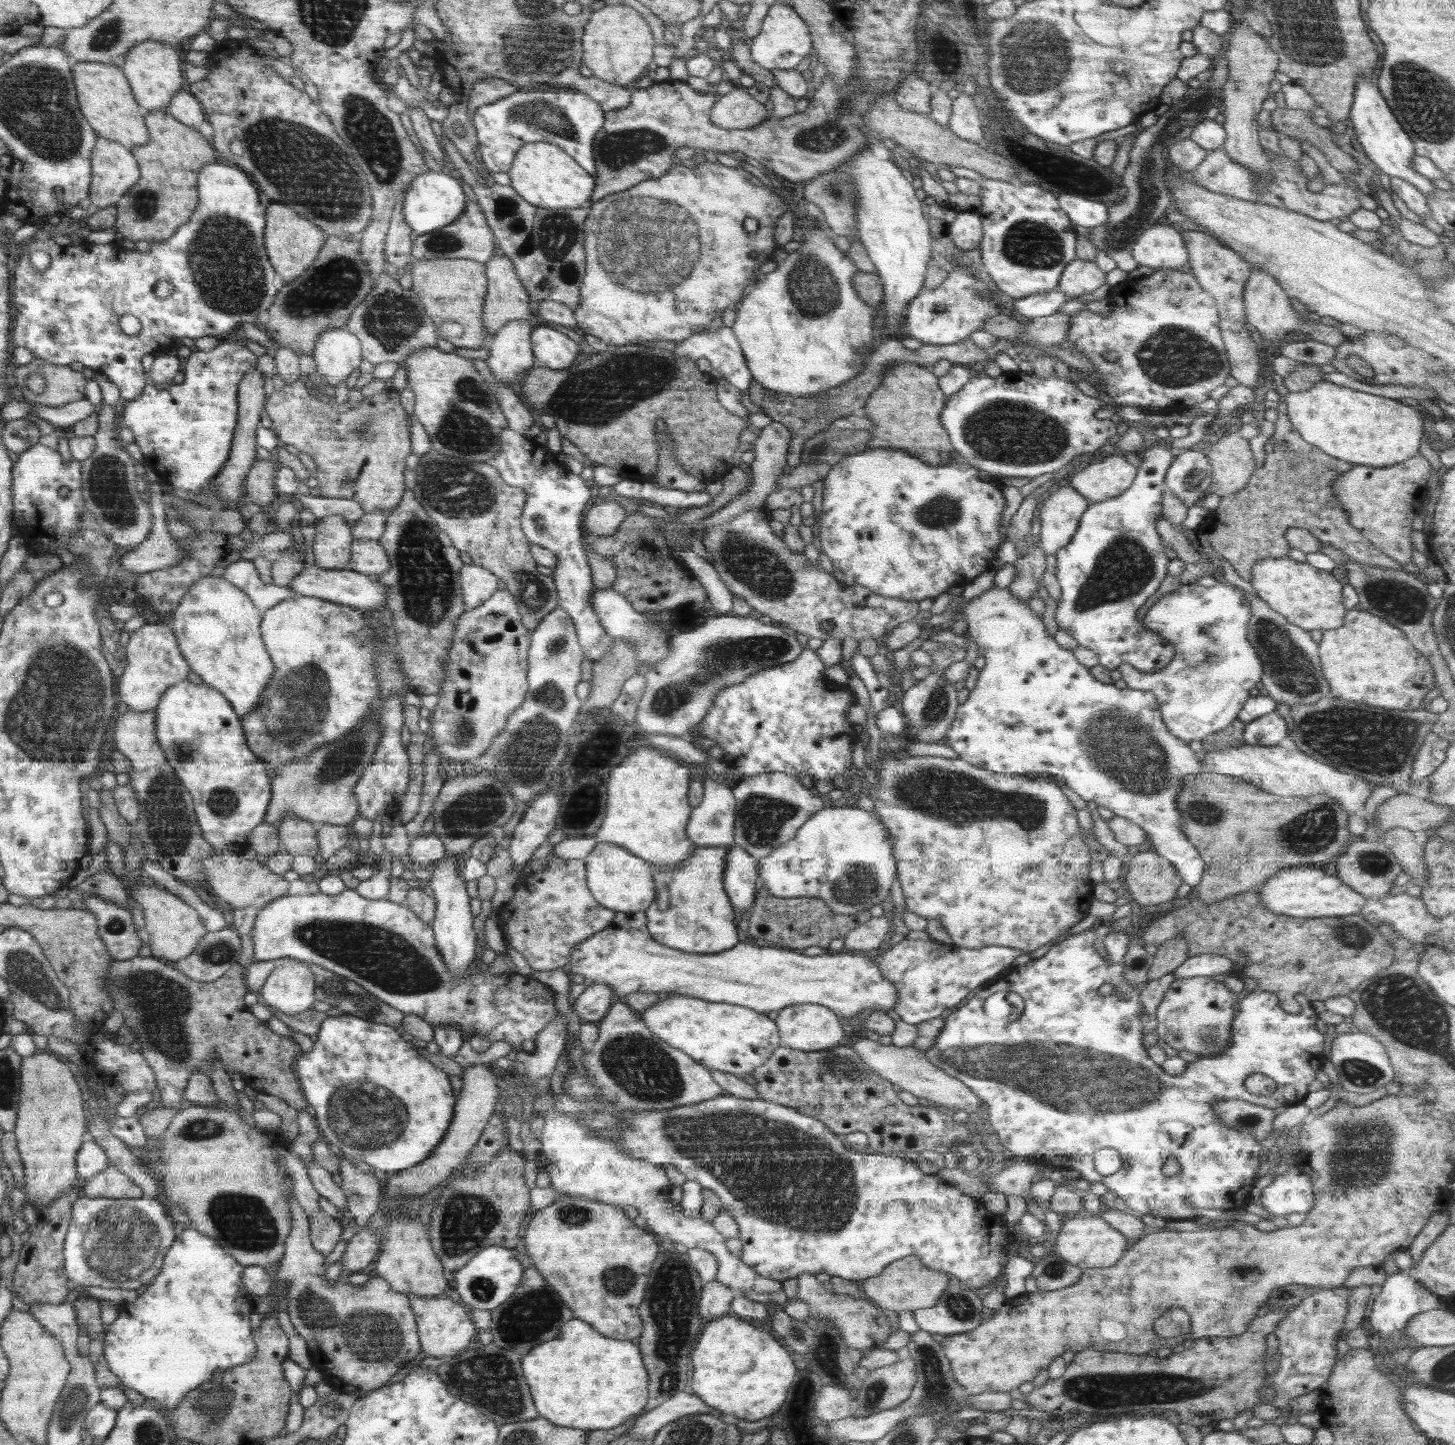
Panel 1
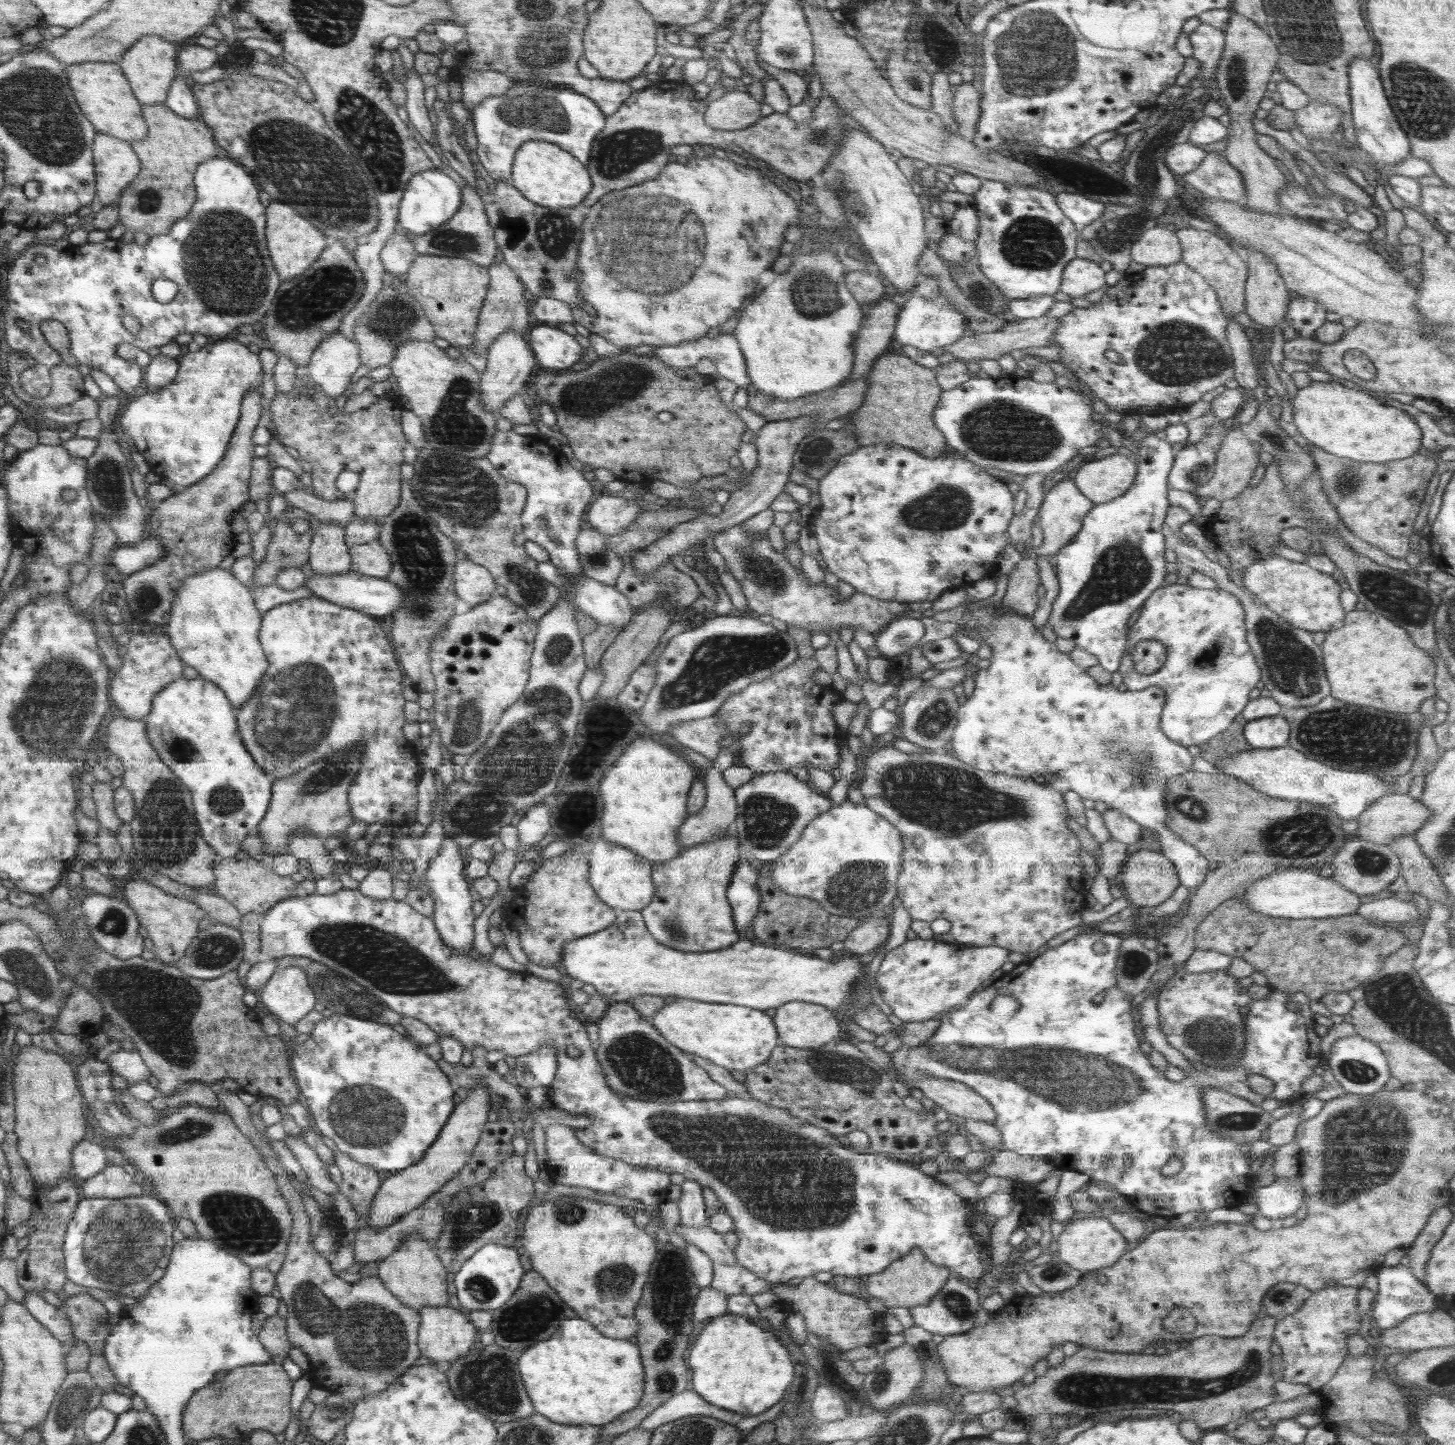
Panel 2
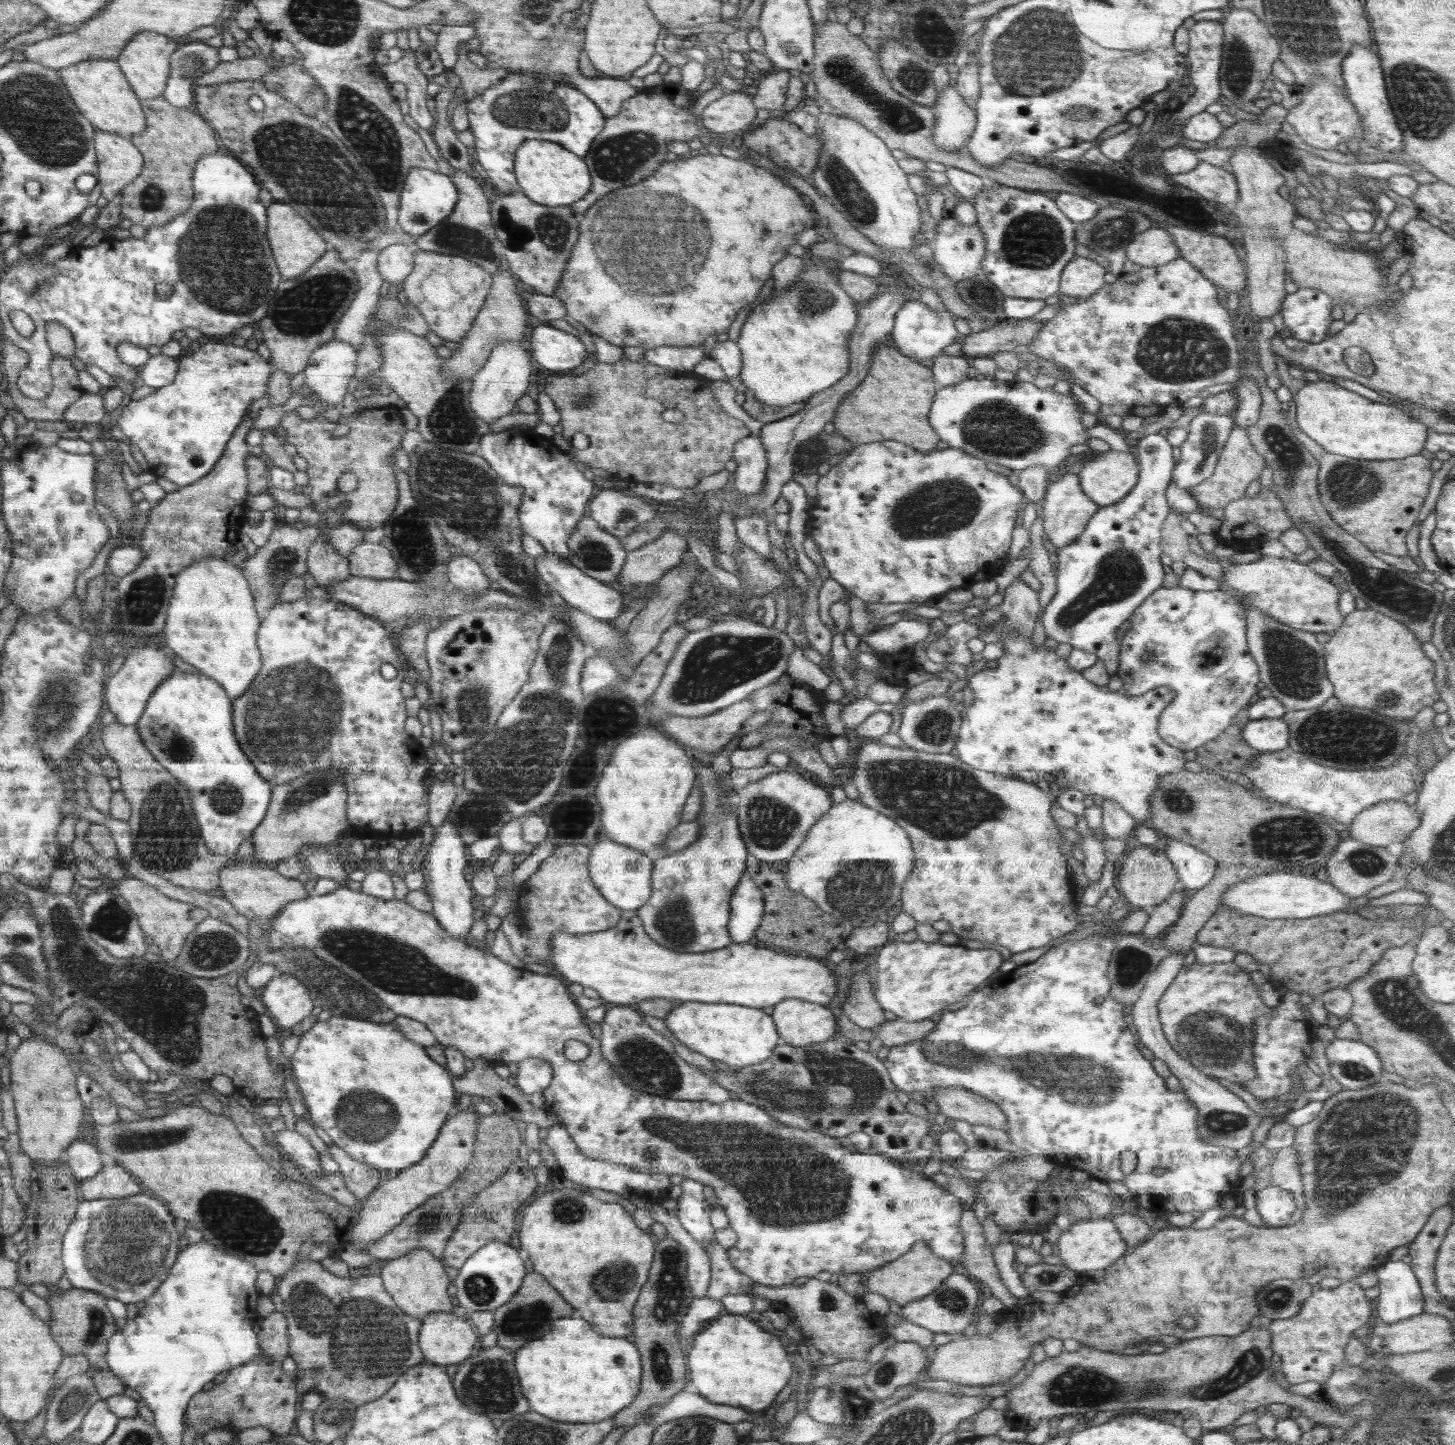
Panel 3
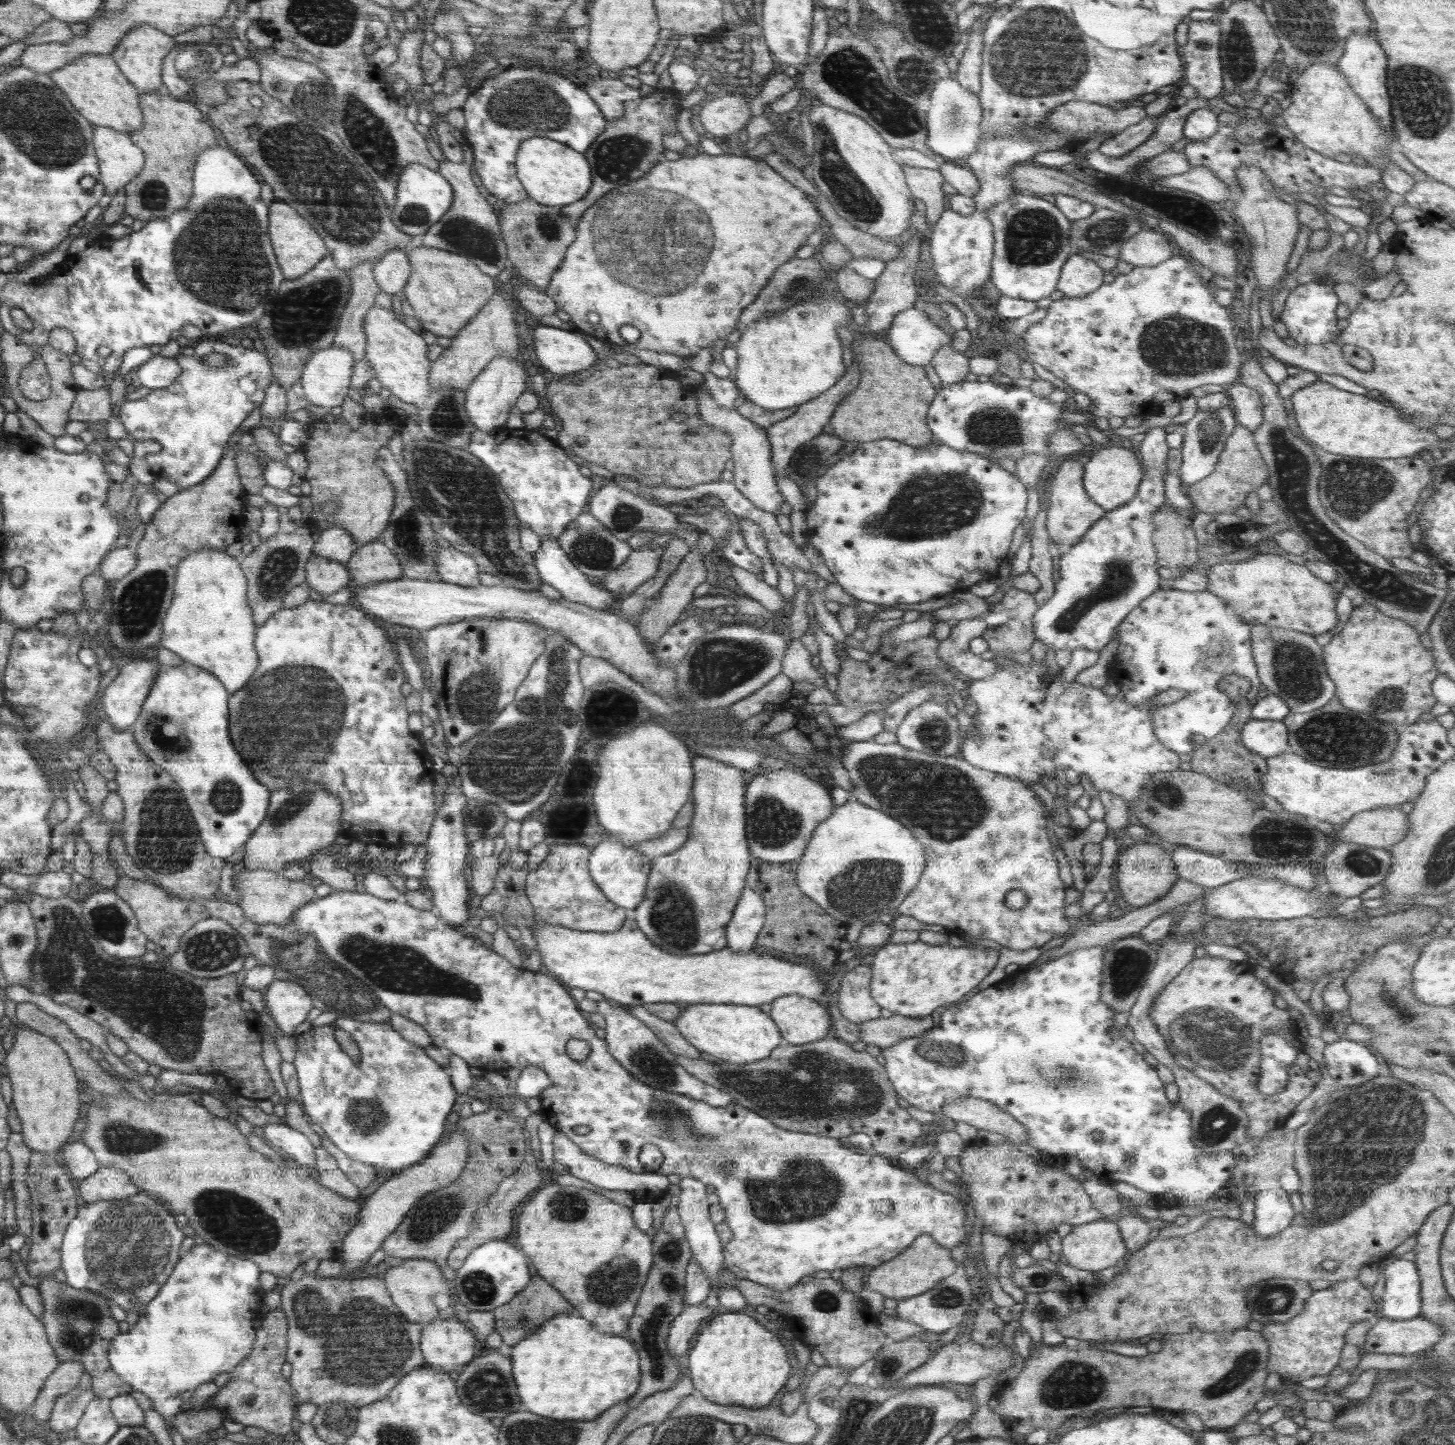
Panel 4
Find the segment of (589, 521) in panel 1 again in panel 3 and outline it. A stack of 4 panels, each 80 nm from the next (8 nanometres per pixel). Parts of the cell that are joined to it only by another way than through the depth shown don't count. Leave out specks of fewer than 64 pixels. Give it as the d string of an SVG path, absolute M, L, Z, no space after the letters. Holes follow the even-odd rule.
M602 489L592 498L589 514L606 532L624 538L637 526L652 520L659 514L658 508L644 503L640 496L628 496L622 489Z

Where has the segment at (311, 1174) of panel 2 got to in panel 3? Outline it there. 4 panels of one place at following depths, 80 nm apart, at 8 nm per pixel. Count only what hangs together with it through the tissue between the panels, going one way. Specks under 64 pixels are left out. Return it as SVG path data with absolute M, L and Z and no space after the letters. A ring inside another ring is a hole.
M283 1129L274 1133L274 1140L301 1166L314 1172L322 1172L319 1152L305 1136L295 1130Z

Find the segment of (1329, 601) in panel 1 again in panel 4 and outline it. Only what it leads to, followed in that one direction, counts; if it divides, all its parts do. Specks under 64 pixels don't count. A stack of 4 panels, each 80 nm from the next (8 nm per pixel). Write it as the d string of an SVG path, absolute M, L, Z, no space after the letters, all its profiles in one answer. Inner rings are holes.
M1259 553L1255 557L1240 562L1223 562L1202 572L1207 577L1207 591L1222 598L1240 618L1250 624L1263 624L1270 628L1287 628L1310 635L1324 634L1337 625L1337 593L1328 582L1314 576L1304 565L1292 563L1282 555Z

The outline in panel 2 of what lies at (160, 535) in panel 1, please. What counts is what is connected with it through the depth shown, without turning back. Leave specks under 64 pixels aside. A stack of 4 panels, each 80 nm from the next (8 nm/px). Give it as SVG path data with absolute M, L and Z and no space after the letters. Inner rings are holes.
M146 537L136 543L136 546L116 546L108 560L108 565L119 570L120 574L127 576L157 563L164 553L165 548L159 538Z

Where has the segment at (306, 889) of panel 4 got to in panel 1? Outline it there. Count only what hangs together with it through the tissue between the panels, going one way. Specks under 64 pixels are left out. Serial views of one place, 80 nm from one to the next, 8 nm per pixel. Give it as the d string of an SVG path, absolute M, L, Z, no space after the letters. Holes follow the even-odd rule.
M216 851L203 860L203 867L207 872L207 888L236 908L264 908L277 898L288 892L290 882L284 879L284 875L272 872L266 865L262 865L256 859L244 859L241 854L230 853L230 851Z

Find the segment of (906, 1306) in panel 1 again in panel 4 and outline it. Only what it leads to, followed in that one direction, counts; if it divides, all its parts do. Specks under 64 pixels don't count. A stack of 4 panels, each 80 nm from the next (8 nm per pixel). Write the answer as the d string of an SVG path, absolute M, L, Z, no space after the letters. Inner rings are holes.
M921 1234L907 1250L904 1250L904 1253L871 1268L866 1287L880 1292L884 1297L899 1301L928 1292L956 1269L957 1265L951 1254L946 1252L944 1248L940 1248L930 1234Z

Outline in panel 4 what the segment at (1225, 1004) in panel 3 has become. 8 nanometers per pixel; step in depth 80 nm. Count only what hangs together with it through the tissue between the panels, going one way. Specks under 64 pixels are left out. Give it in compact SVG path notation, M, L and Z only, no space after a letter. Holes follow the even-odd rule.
M1202 957L1192 959L1168 984L1155 996L1149 1017L1154 1021L1159 1033L1164 1037L1167 1049L1173 1060L1211 1084L1222 1094L1238 1101L1248 1117L1246 1132L1250 1138L1263 1141L1267 1134L1276 1128L1283 1127L1294 1108L1314 1090L1315 1083L1306 1077L1305 1072L1295 1063L1290 1065L1289 1083L1278 1095L1265 1095L1257 1089L1260 1074L1260 1043L1265 1032L1291 1034L1291 1020L1287 1009L1274 1005L1274 991L1253 973L1254 965L1245 961L1232 962L1227 958Z

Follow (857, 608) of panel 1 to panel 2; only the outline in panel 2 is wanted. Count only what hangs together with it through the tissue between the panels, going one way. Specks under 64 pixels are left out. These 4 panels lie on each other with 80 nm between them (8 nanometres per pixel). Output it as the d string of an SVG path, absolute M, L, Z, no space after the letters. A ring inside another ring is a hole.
M743 523L724 528L722 531L714 534L707 544L716 549L724 557L726 561L724 571L734 576L747 598L747 606L760 615L769 614L772 618L786 622L790 627L804 628L804 630L809 632L823 630L829 634L830 630L837 632L844 625L851 628L853 632L856 629L864 629L866 632L879 634L884 630L886 625L896 620L897 614L907 611L906 607L904 607L904 602L880 600L861 592L855 592L848 600L839 602L838 589L826 588L824 581L820 585L810 584L802 569L794 569L790 561L782 553L778 553L772 549L766 534L762 539L756 539L748 536L744 532L744 529L742 529L742 526Z

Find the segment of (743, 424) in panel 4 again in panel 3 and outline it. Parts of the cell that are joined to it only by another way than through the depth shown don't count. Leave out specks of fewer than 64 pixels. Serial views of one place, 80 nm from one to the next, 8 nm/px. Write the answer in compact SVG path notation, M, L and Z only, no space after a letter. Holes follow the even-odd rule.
M750 433L735 445L737 468L732 474L731 488L738 494L753 496L762 490L767 473L767 458L758 435Z

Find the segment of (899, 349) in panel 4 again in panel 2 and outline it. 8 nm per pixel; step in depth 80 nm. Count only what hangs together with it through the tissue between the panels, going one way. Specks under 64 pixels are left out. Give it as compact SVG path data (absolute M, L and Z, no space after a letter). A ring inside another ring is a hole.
M940 293L932 300L914 295L905 298L901 303L897 313L893 340L898 346L909 344L914 348L918 348L920 352L926 353L956 342L964 336L965 329L968 329L965 316L962 312L956 311L954 305L948 303L948 299L944 297L944 294Z

